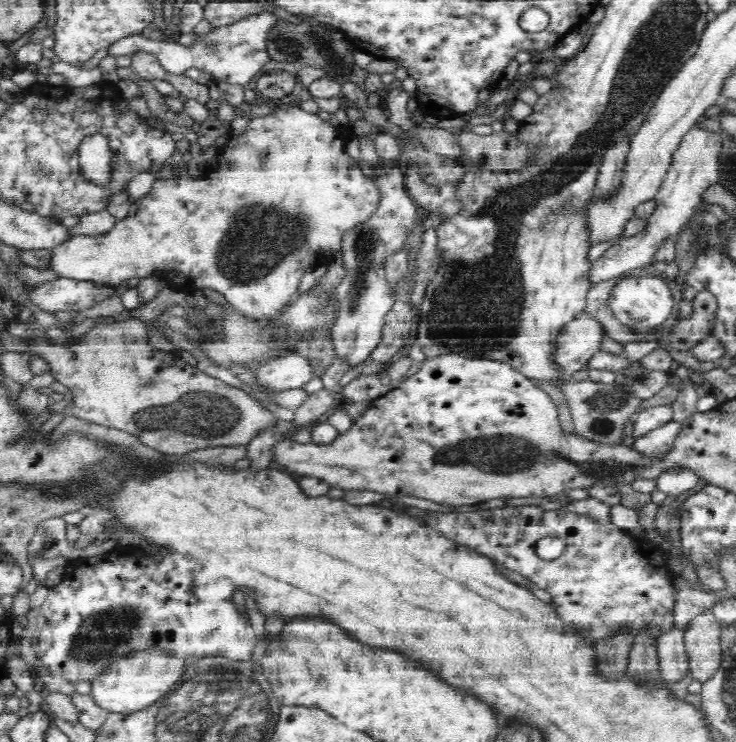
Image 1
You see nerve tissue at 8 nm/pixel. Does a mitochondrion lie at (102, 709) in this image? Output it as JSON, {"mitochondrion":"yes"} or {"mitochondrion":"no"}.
{"mitochondrion":"no"}

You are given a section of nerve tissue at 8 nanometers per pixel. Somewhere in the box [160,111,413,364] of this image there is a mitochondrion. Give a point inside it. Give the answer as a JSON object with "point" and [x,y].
{"point":[260,236]}

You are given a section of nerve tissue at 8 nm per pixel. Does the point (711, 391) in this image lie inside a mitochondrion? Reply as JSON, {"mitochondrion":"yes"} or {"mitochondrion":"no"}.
{"mitochondrion":"no"}

